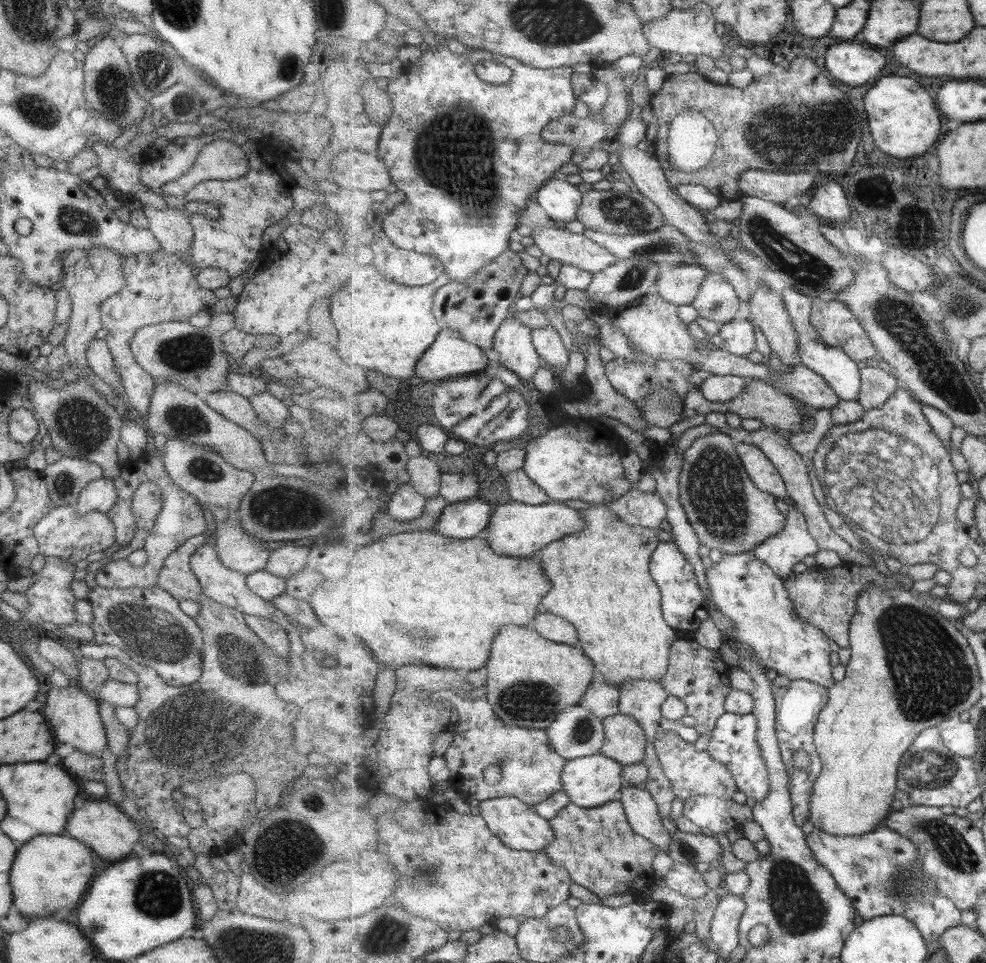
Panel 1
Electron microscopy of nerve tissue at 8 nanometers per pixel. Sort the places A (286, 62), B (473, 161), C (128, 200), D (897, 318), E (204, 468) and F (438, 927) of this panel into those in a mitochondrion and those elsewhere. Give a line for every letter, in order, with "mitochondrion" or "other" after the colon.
A: mitochondrion
B: mitochondrion
C: other
D: mitochondrion
E: mitochondrion
F: other

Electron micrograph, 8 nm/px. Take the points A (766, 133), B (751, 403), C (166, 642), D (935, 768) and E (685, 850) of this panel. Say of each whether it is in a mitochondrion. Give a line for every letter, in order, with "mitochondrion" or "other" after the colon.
A: mitochondrion
B: other
C: mitochondrion
D: mitochondrion
E: mitochondrion

